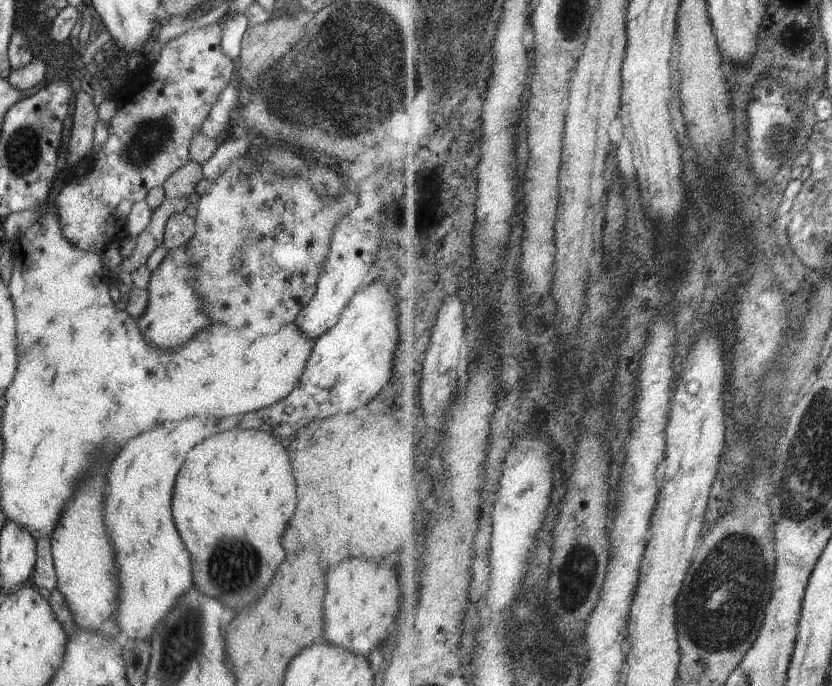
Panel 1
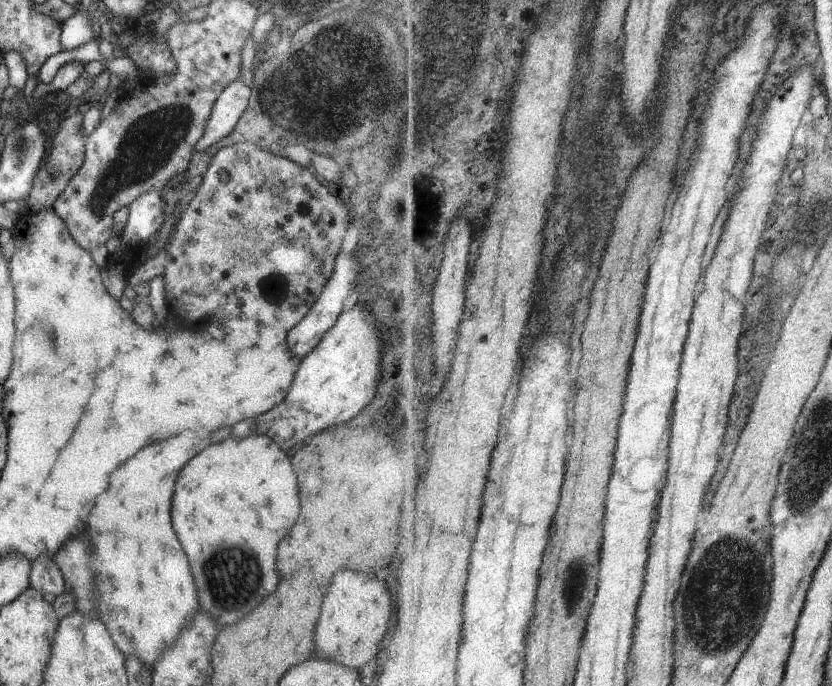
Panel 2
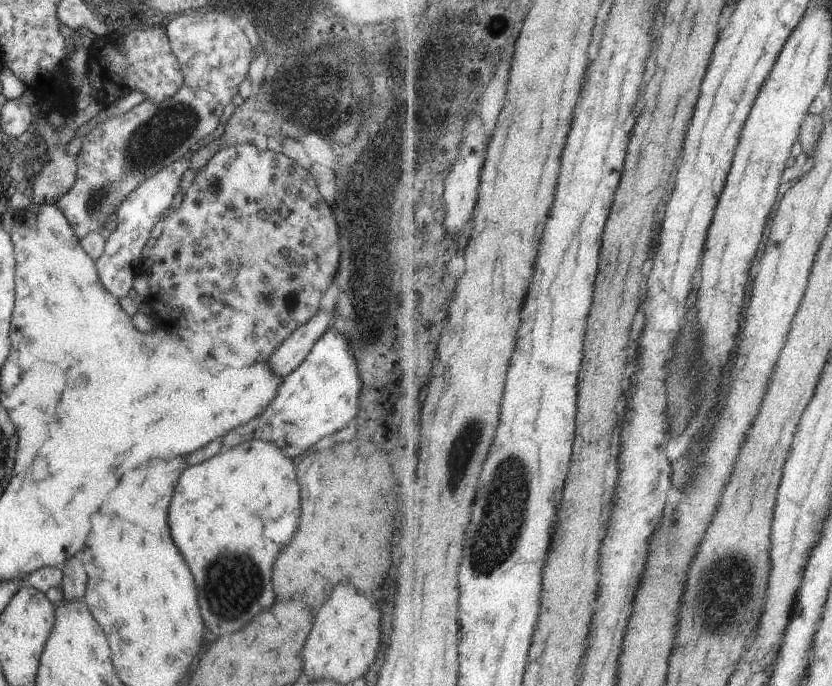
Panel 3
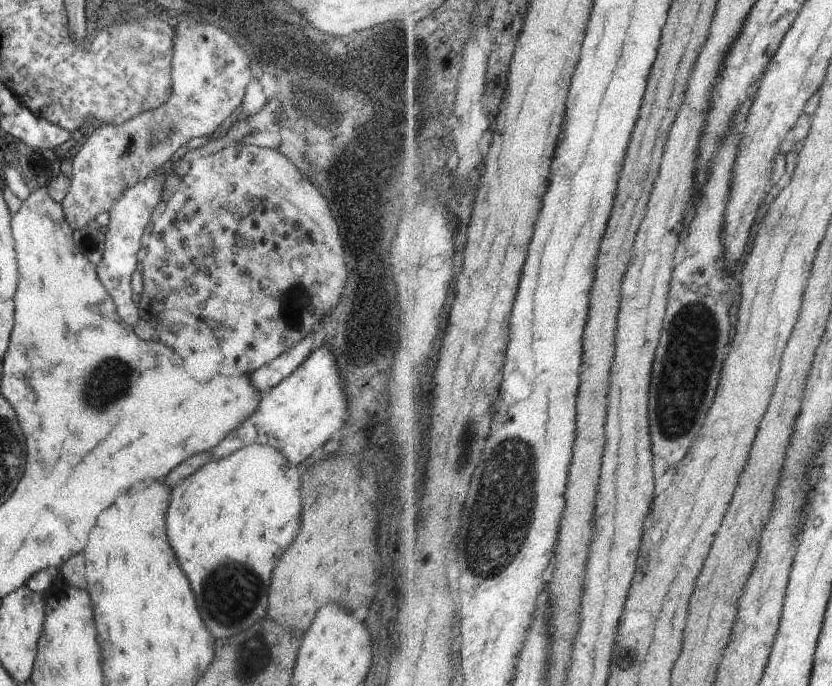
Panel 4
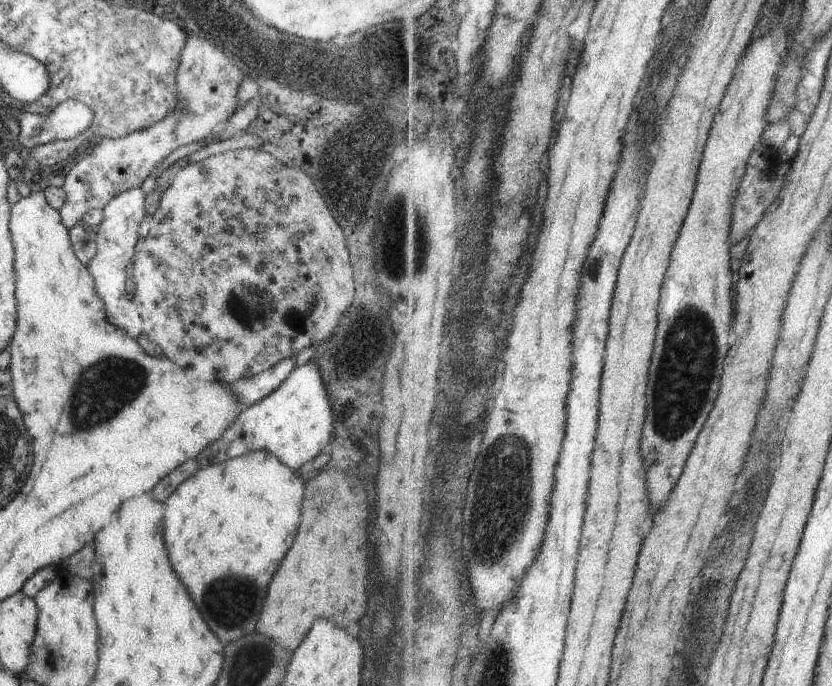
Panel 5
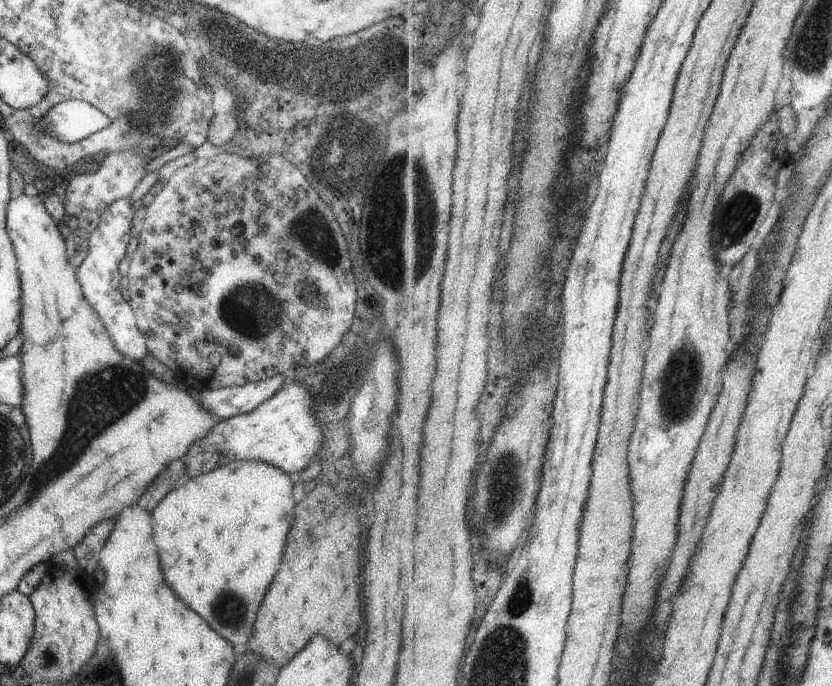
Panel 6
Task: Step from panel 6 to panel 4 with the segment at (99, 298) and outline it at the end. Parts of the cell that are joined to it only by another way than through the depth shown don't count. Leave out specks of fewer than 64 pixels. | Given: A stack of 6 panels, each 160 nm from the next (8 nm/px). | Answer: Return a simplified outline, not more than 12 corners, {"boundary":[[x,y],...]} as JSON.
{"boundary":[[167,175],[126,188],[108,210],[95,270],[129,326],[135,253]]}

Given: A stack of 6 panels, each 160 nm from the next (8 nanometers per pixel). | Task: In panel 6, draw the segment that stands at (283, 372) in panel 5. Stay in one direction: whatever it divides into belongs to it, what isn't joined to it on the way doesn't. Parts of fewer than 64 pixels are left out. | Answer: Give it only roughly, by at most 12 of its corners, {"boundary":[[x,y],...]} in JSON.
{"boundary":[[277,373],[239,386],[201,390],[221,419],[249,412],[283,383]]}

